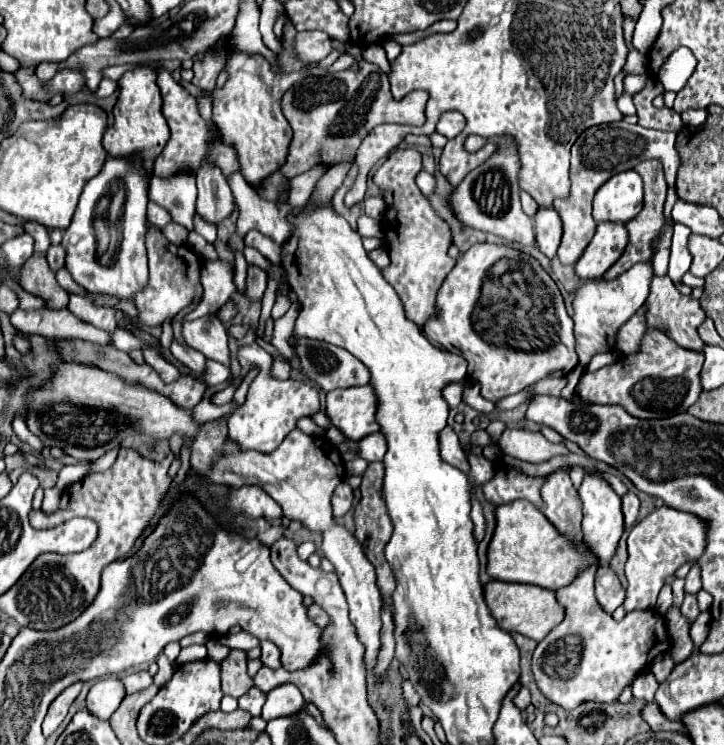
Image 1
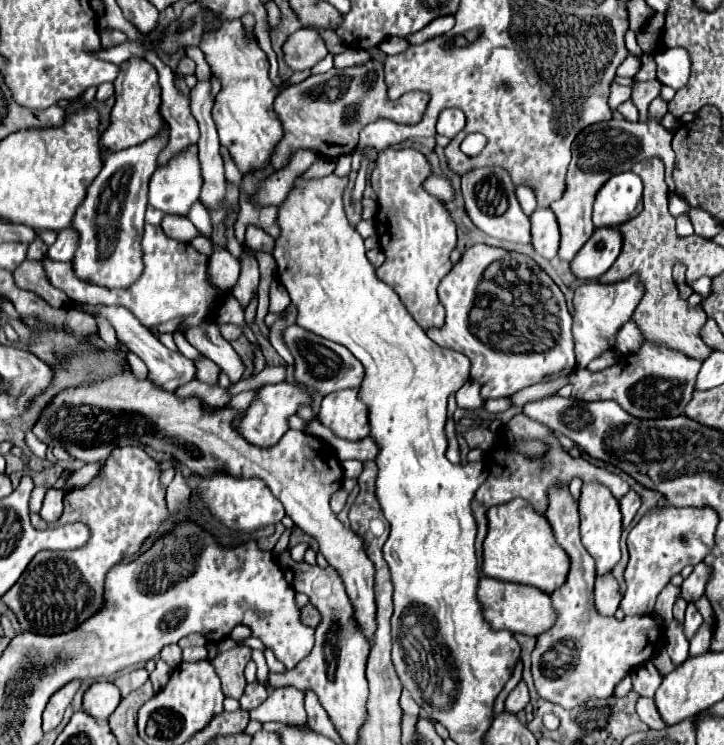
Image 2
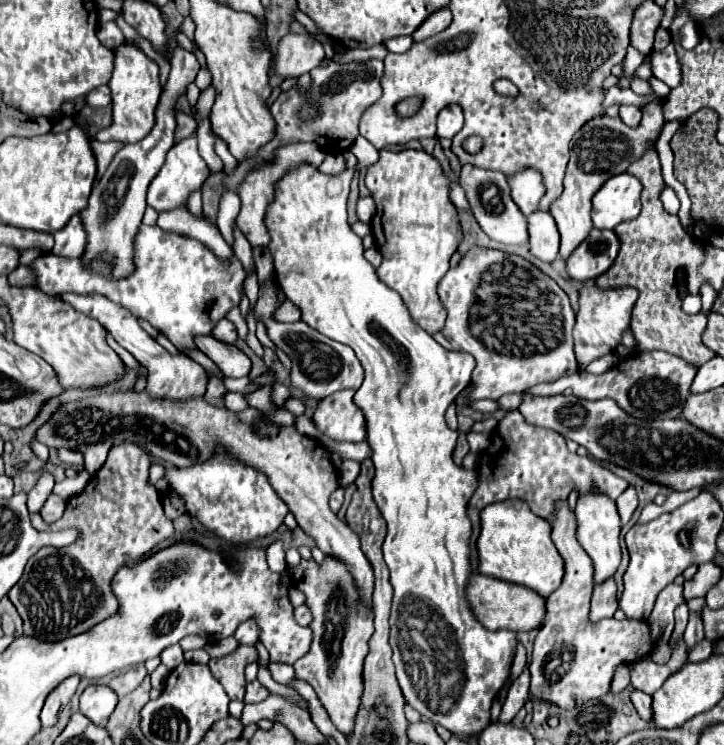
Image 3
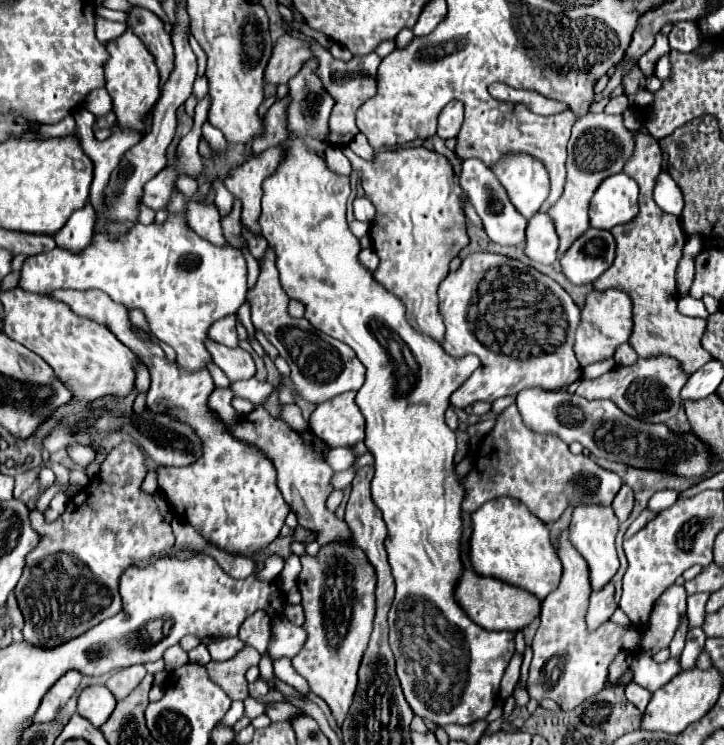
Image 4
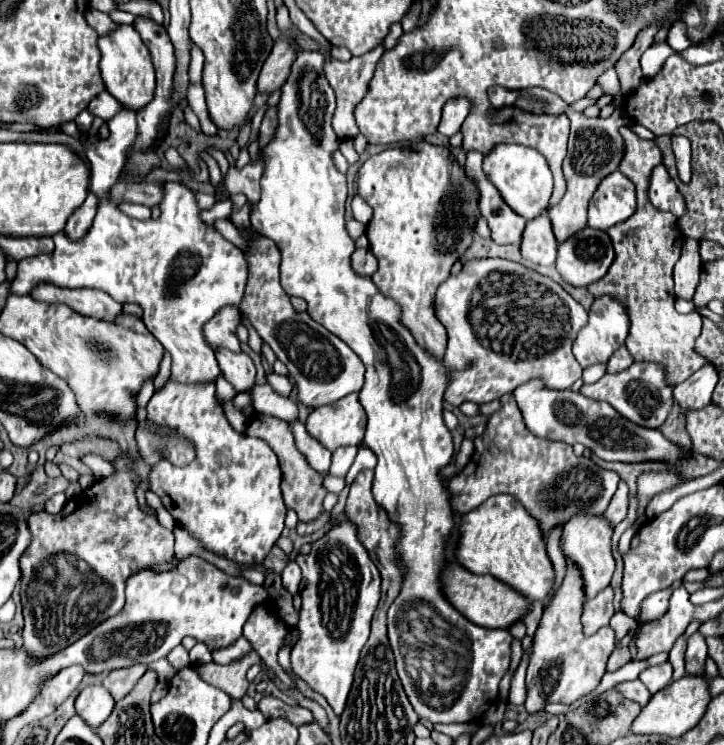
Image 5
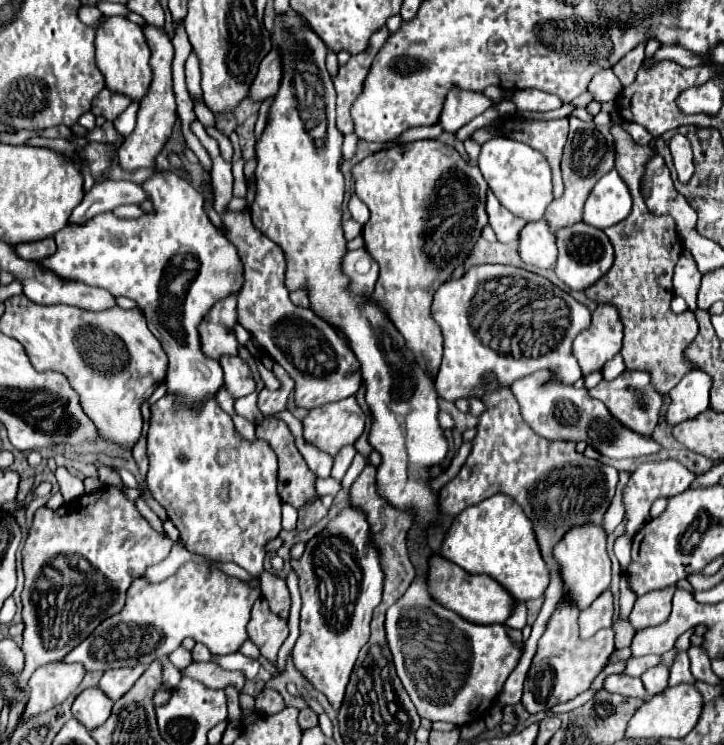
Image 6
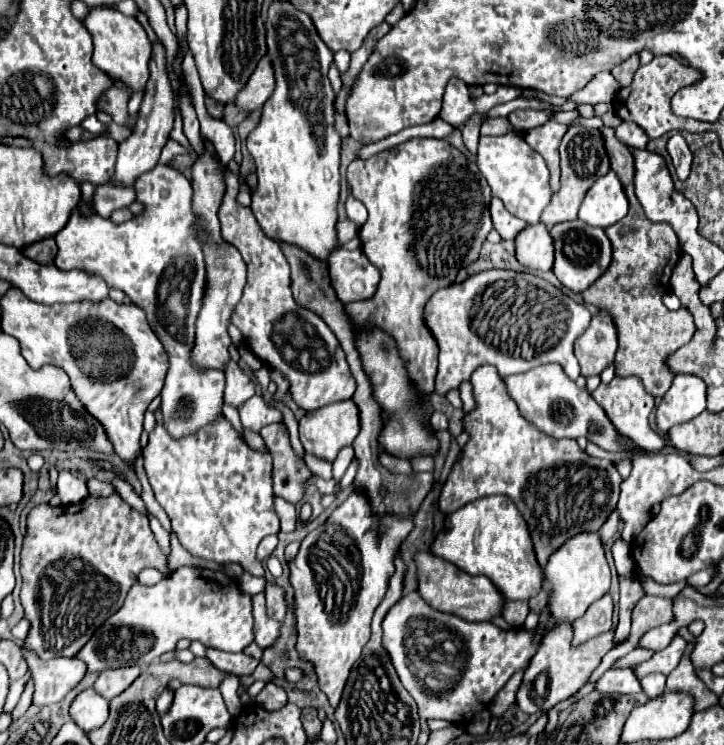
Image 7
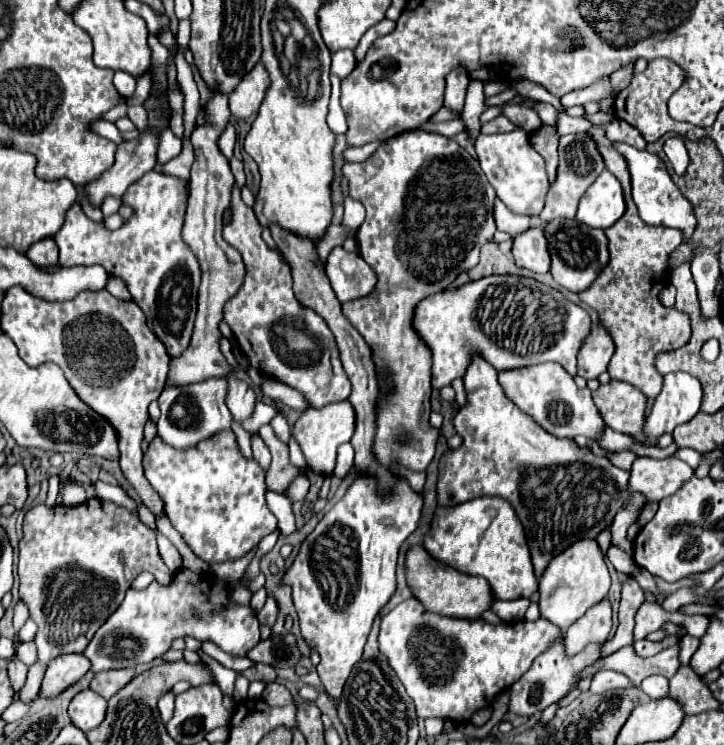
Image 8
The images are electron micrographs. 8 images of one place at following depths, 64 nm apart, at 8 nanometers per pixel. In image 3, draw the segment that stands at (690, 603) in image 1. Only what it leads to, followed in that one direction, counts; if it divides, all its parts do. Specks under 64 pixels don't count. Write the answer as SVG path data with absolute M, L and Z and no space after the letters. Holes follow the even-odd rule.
M690 612L690 618L688 618L688 626L684 630L684 642L688 646L688 650L700 642L704 638L704 628L702 628L702 618L694 612Z

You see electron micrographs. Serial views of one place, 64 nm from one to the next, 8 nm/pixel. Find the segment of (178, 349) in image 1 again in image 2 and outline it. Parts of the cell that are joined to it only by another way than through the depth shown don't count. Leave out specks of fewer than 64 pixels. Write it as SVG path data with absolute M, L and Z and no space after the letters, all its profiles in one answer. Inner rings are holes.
M200 356L198 360L194 360L196 364L196 378L206 382L206 384L216 384L216 378L218 378L218 366L208 360L206 356Z

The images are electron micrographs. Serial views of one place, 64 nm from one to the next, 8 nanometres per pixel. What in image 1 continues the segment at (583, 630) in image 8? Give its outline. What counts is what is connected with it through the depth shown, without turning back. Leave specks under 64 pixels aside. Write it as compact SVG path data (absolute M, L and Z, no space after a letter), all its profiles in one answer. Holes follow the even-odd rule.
M598 566L596 598L598 598L600 606L604 608L604 612L608 612L608 614L612 614L624 602L624 588L610 566Z

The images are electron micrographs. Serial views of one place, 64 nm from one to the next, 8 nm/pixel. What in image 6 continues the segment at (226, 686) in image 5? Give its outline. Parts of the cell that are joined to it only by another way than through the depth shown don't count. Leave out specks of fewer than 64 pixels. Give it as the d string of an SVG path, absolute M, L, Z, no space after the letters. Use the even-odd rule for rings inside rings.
M192 662L182 672L190 678L200 680L204 686L212 689L224 689L226 686L234 686L238 692L241 692L244 684L246 684L244 672L224 670L216 662Z

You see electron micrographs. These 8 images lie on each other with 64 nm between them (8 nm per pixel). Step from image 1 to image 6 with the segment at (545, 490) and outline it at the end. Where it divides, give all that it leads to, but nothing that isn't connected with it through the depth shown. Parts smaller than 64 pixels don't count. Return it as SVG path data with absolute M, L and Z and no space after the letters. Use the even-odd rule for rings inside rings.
M564 592L562 600L558 602L556 610L552 612L546 630L542 638L538 640L538 650L534 654L532 666L528 670L526 682L524 682L524 696L522 706L530 712L544 712L554 704L568 702L576 698L578 694L586 692L594 678L602 672L606 666L608 656L614 652L614 632L612 628L596 632L596 636L582 640L578 634L578 614L580 610L572 604L570 596Z

